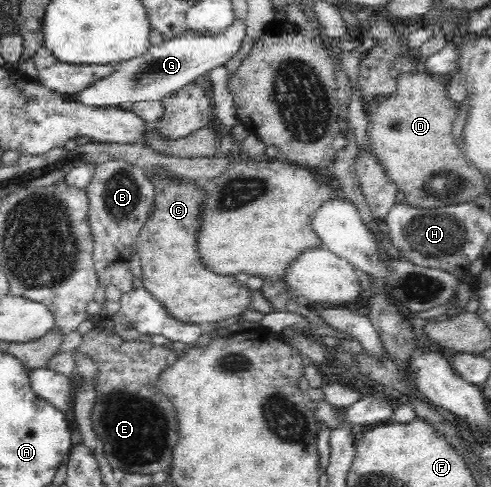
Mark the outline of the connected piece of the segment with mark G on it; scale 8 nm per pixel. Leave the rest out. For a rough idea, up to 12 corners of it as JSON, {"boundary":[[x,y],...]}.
{"boundary":[[190,30],[60,96],[95,107],[163,100],[239,49],[223,35]]}

